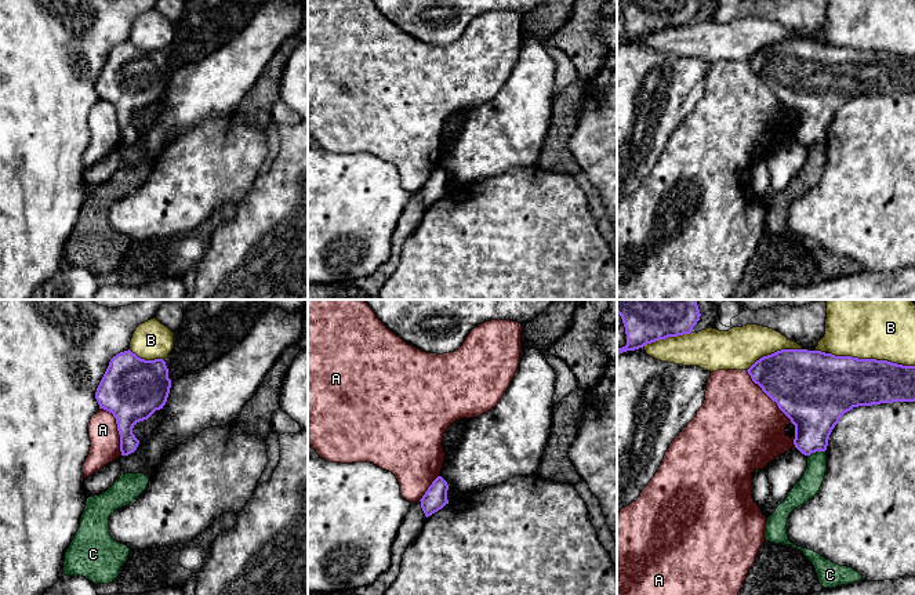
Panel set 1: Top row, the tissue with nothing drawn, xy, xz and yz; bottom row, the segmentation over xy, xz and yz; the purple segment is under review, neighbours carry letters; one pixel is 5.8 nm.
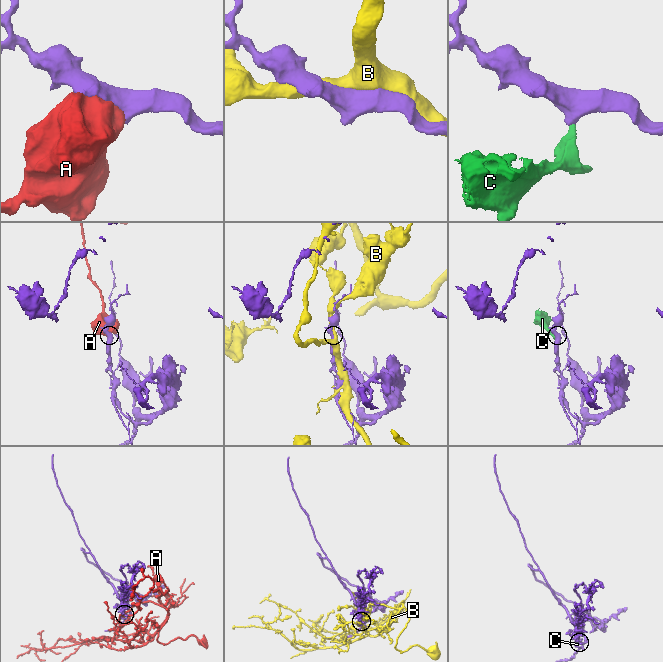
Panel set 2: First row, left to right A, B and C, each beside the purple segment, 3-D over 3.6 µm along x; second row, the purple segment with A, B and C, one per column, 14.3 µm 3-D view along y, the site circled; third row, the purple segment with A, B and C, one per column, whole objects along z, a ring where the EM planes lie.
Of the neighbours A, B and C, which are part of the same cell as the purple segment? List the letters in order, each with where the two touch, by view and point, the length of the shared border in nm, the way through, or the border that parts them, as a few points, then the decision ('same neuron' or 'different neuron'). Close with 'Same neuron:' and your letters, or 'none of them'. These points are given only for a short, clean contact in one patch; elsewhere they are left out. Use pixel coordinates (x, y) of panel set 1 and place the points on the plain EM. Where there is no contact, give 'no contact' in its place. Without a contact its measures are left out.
A: meets purple in yz at (769, 87); contact 400 nm long; different neuron
B: meets purple in yz at (871, 50); contact 500 nm long; different neuron
C: meets purple in yz at (816, 141); contact 110 nm long; border along yz (824, 141), (816, 141), (808, 147); different neuron
Same neuron: none of them

